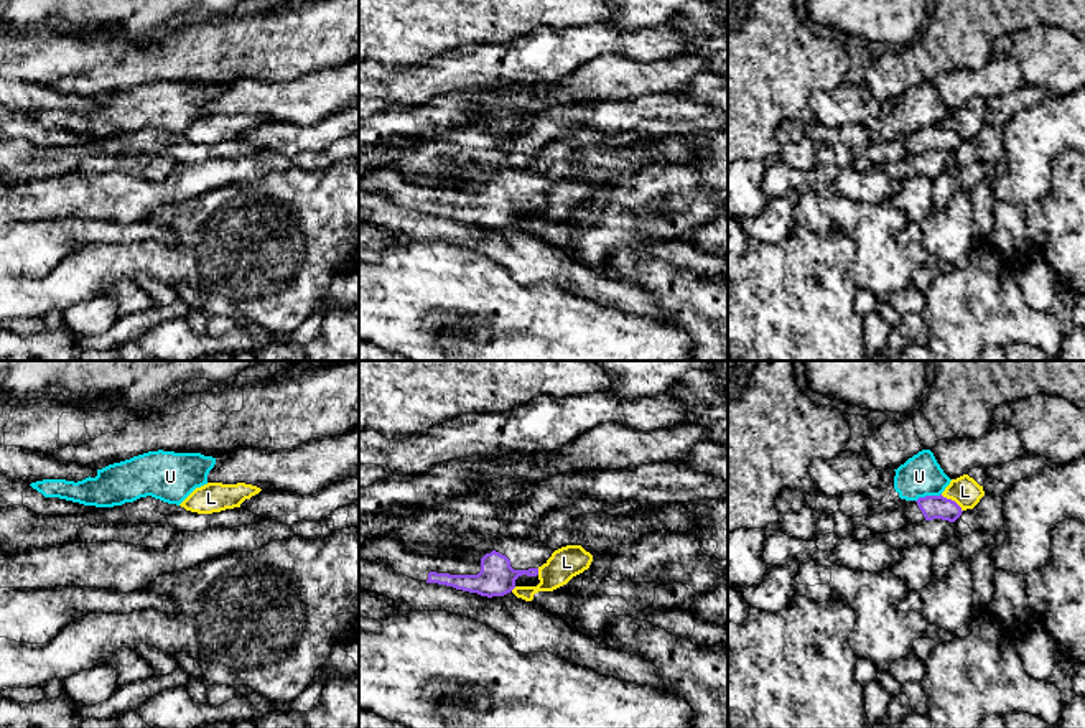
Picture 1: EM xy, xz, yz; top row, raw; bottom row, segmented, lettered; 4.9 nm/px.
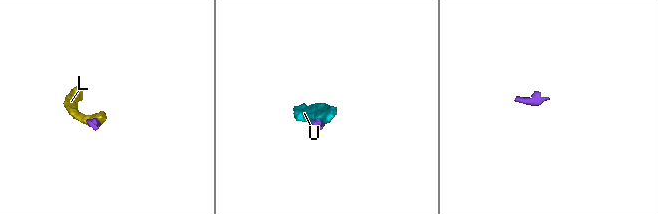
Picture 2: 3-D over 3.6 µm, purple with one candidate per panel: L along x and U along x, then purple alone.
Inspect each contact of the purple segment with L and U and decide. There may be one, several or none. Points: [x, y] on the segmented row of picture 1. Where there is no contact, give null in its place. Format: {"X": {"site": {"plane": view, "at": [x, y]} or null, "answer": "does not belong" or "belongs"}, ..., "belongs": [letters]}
{"L": {"site": {"plane": "yz", "at": [950, 499]}, "answer": "does not belong"}, "U": {"site": {"plane": "yz", "at": [927, 496]}, "answer": "does not belong"}, "belongs": []}

